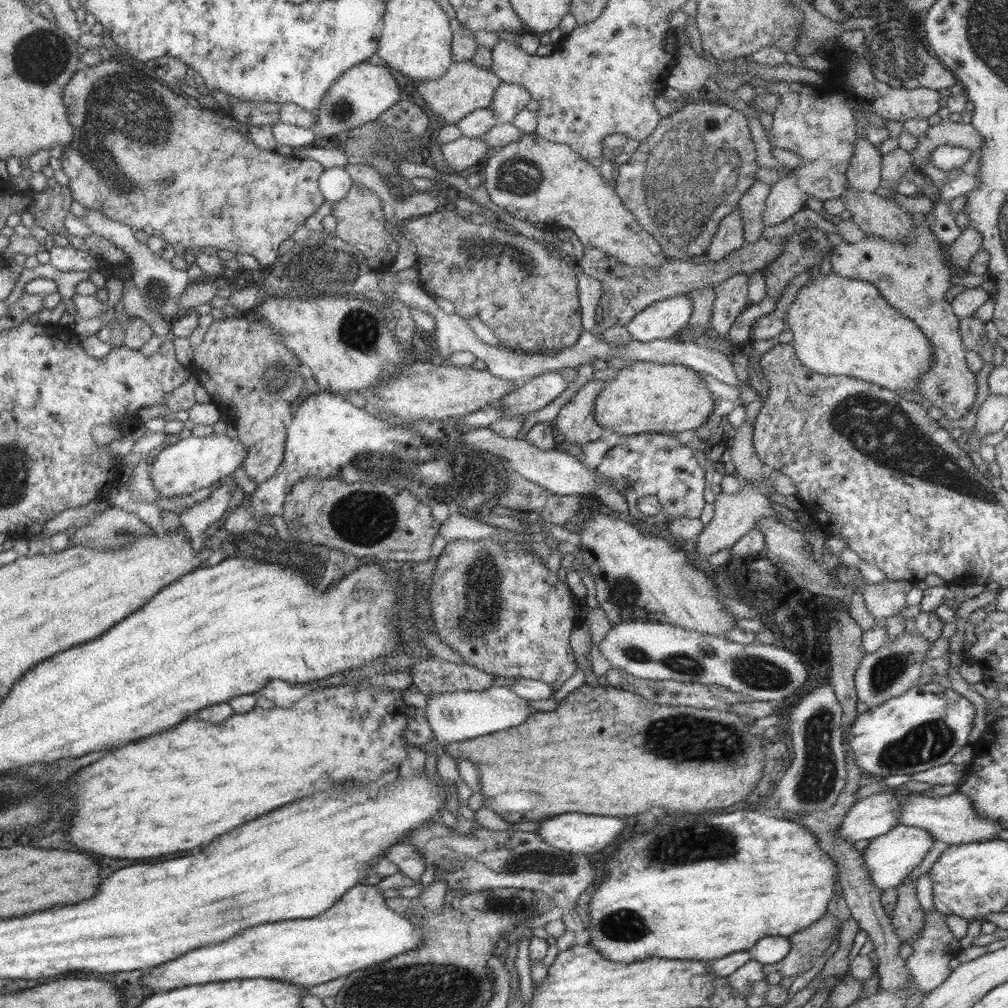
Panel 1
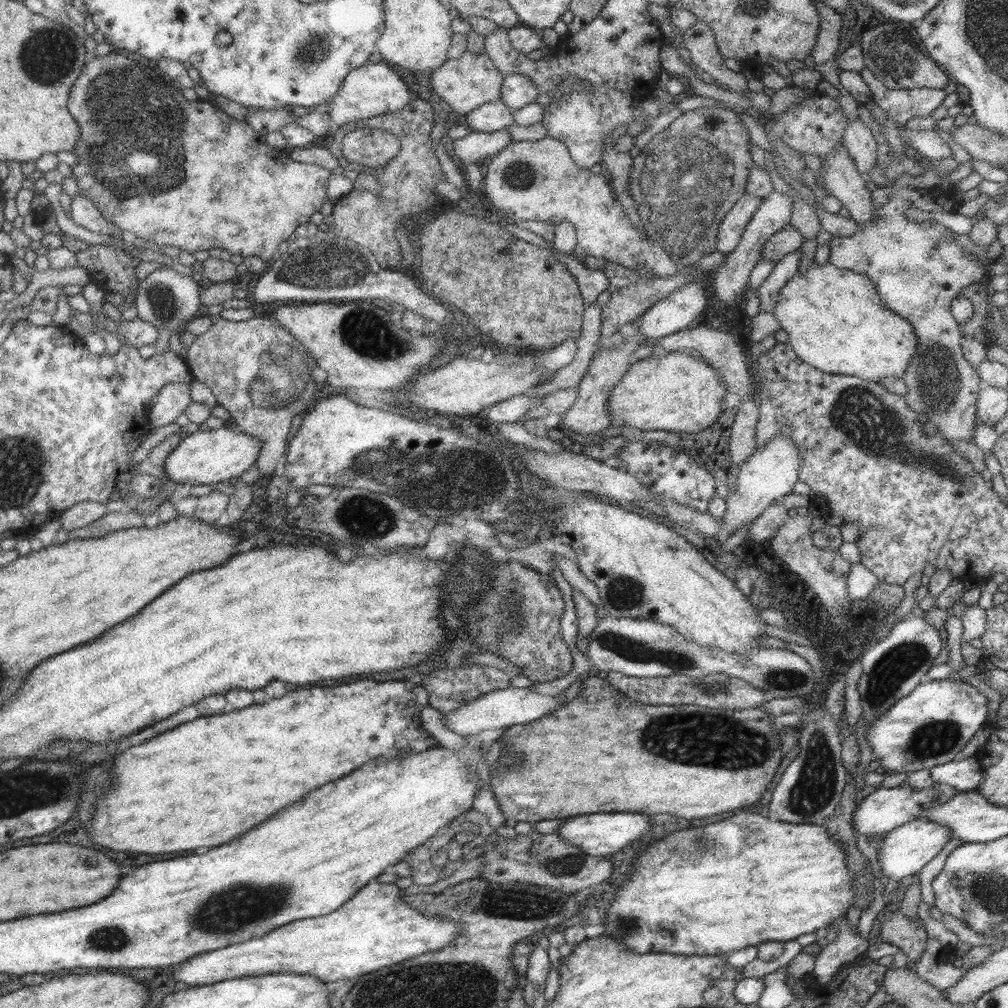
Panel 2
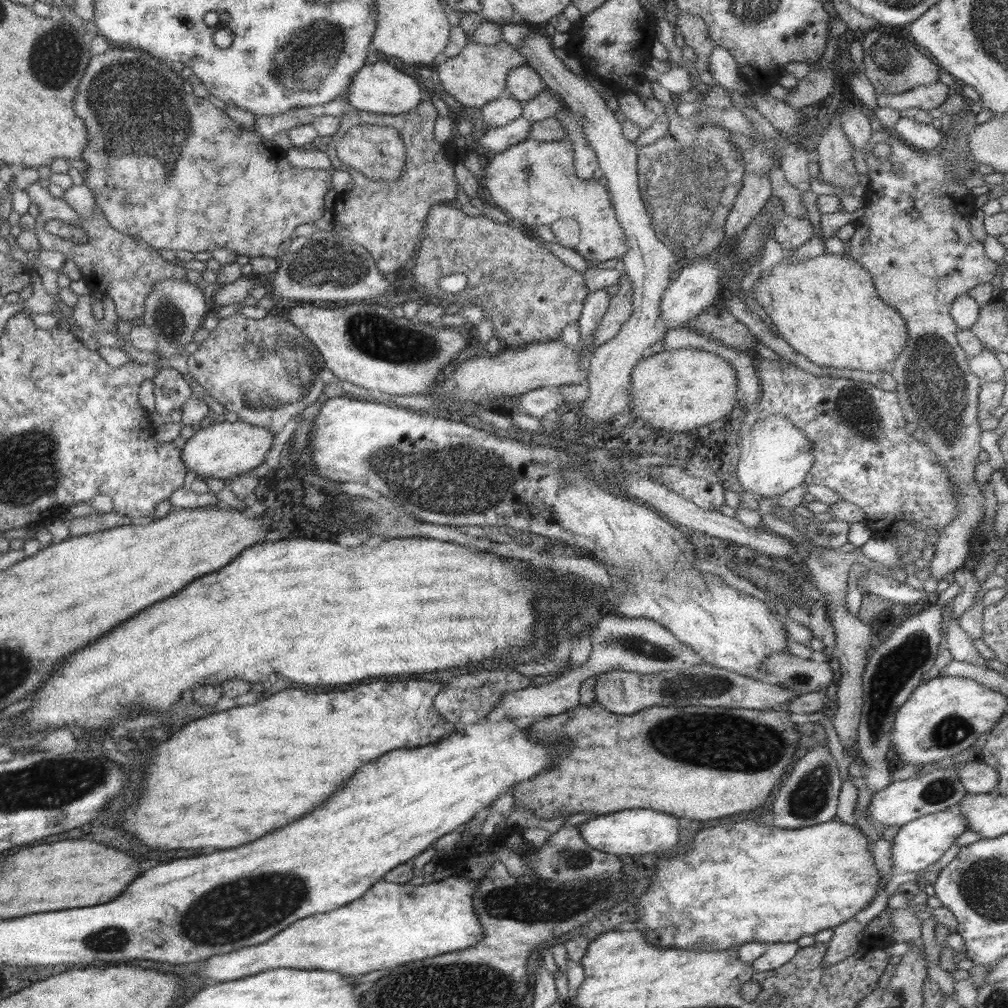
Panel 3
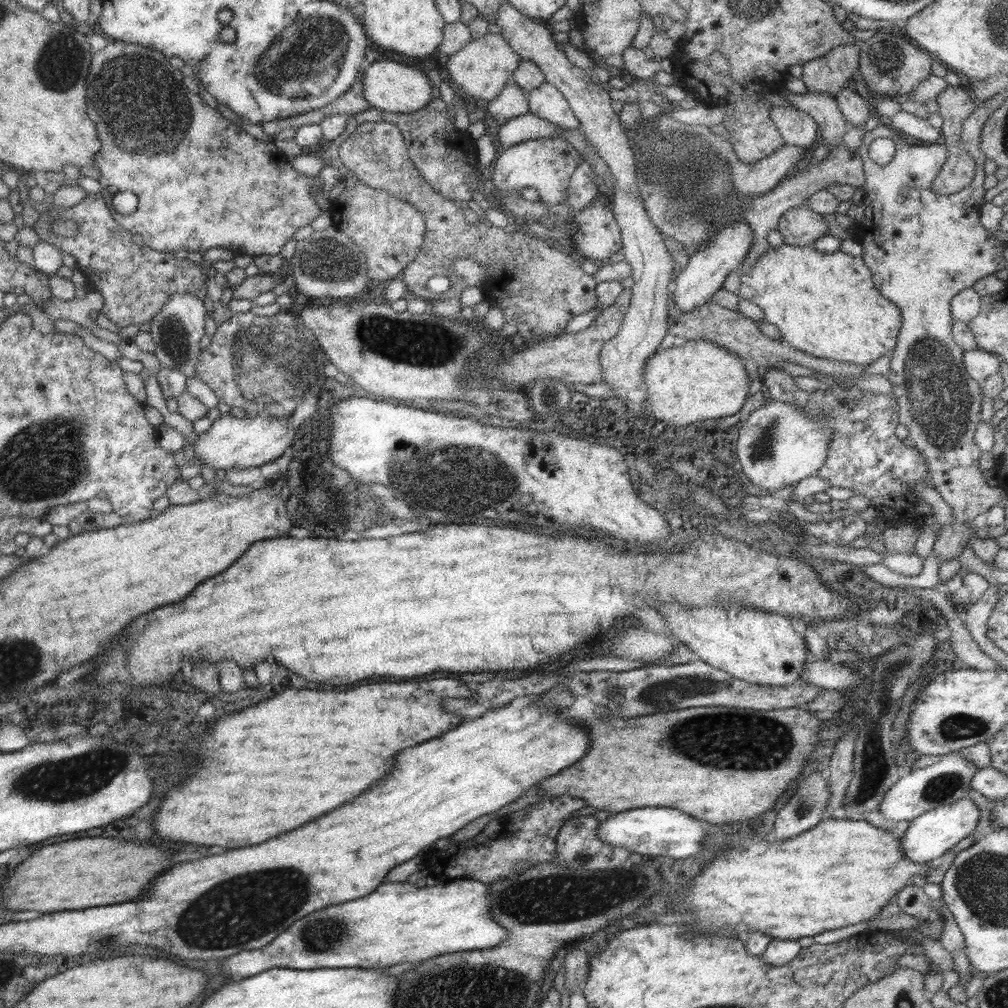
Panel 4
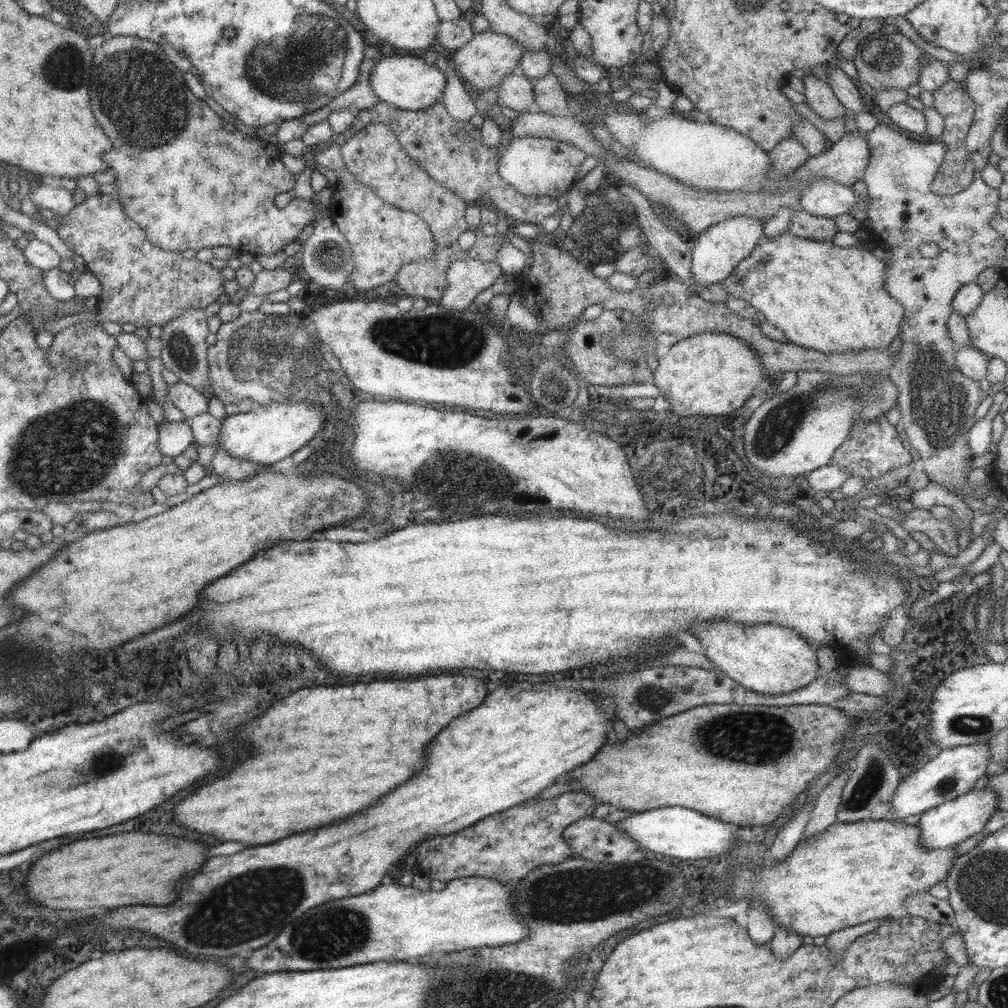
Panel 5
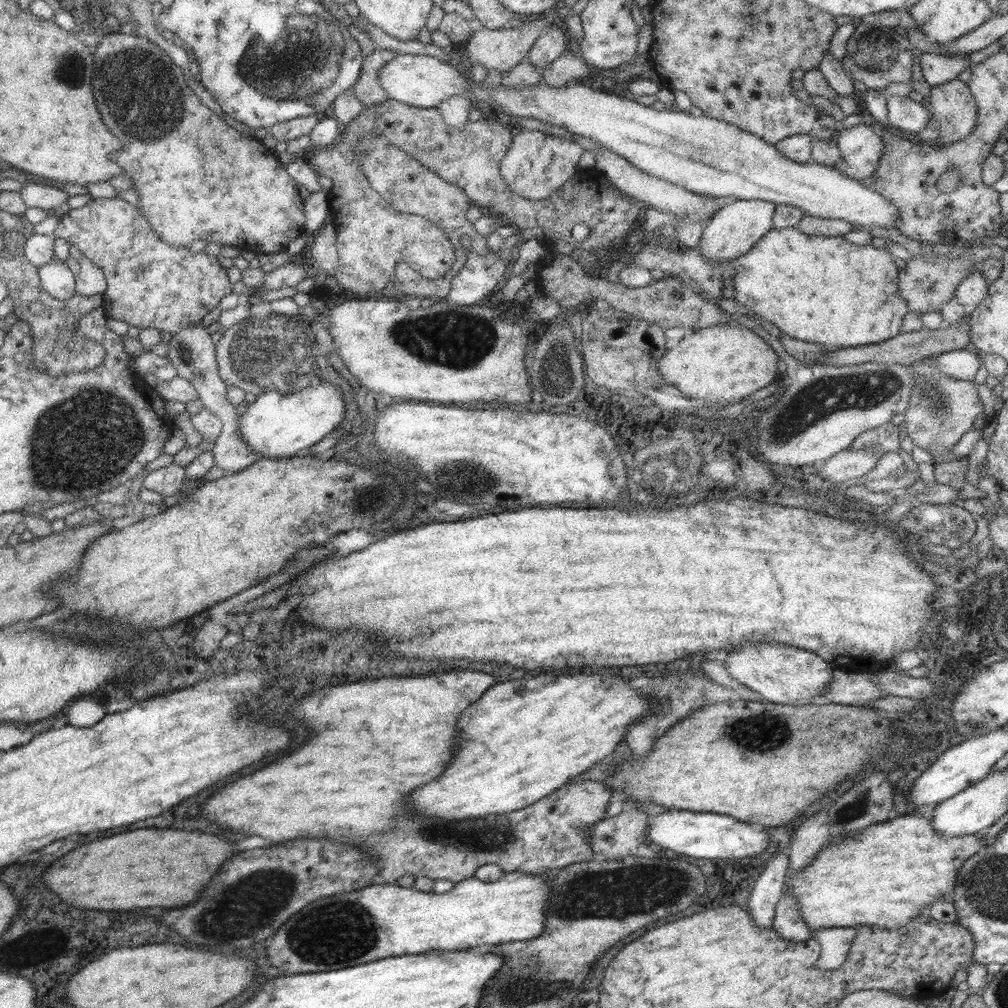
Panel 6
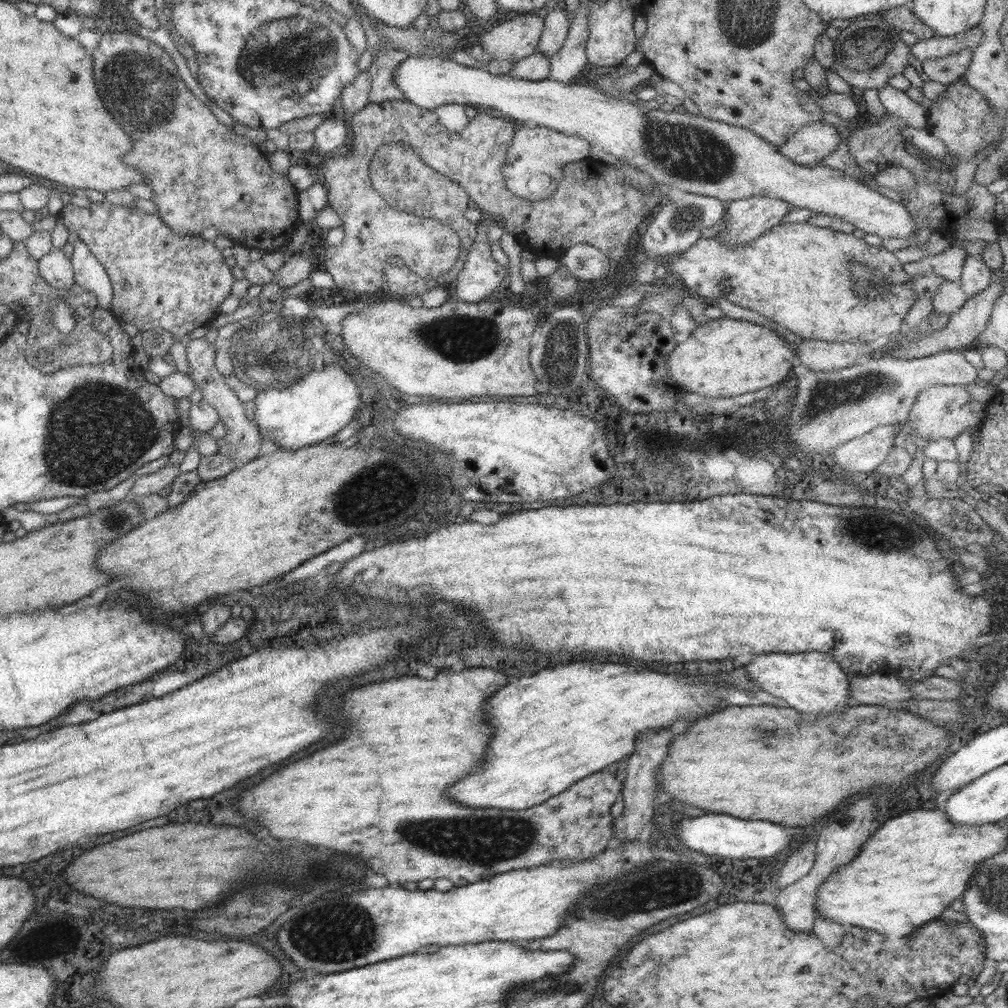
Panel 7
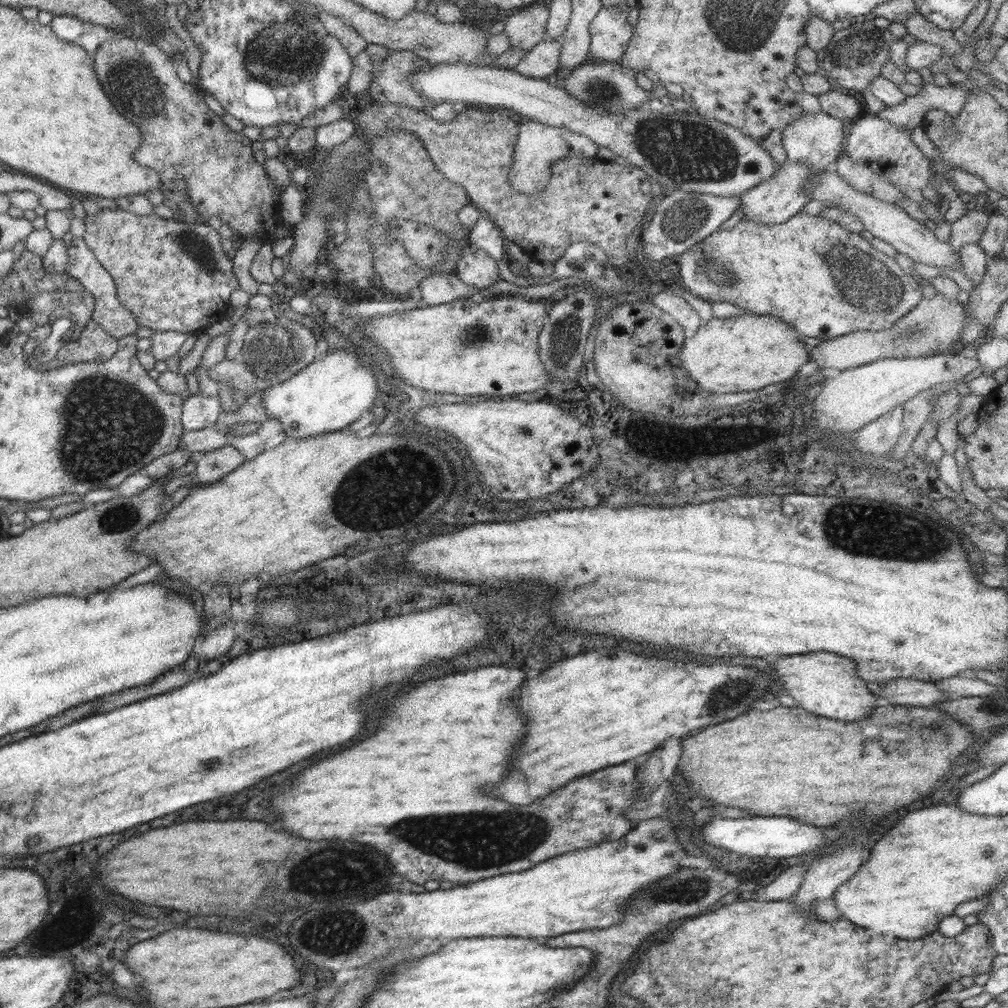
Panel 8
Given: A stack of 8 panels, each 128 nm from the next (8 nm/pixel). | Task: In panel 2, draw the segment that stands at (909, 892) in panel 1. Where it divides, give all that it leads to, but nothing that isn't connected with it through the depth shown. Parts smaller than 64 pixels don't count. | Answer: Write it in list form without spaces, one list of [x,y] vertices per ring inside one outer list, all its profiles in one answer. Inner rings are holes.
[[[899,909],[894,914],[882,918],[879,936],[906,954],[907,966],[912,970],[914,962],[924,954],[928,940],[924,924],[908,918]]]

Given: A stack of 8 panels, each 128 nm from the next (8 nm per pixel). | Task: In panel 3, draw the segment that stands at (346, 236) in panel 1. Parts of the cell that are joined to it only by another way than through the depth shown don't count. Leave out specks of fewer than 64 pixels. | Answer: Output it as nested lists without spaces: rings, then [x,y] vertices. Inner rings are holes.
[[[426,98],[410,112],[402,114],[376,114],[350,108],[340,117],[338,132],[332,135],[326,154],[336,169],[349,172],[353,185],[349,192],[340,193],[335,199],[331,229],[364,246],[373,256],[380,273],[396,272],[411,261],[432,205],[456,198],[459,184],[454,175],[454,166],[458,155],[453,148],[453,140],[451,144],[440,145],[434,139],[438,110]],[[362,123],[394,127],[404,139],[408,152],[404,160],[404,174],[396,180],[390,180],[386,186],[381,181],[366,178],[362,172],[338,158],[337,144],[350,128]]]

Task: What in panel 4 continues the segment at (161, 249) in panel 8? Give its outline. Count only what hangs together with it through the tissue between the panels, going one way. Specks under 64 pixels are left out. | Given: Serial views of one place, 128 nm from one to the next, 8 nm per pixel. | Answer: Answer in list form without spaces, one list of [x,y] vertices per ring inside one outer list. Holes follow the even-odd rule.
[[[90,193],[80,204],[64,210],[58,210],[46,199],[40,211],[41,216],[33,226],[40,240],[54,245],[76,259],[76,267],[103,297],[101,314],[114,324],[125,327],[152,322],[154,316],[177,293],[192,294],[205,300],[206,281],[209,278],[203,270],[203,263],[191,262],[187,258],[178,260],[173,254],[154,250],[145,243],[134,243],[132,233],[118,225],[108,209],[106,199],[100,193]],[[58,218],[72,220],[78,226],[78,233],[67,237],[52,232],[50,224]]]

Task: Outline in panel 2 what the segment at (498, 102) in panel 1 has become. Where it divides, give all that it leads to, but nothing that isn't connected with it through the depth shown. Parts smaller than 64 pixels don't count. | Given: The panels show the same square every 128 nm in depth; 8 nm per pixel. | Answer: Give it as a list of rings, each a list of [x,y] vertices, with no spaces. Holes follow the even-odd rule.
[[[514,73],[504,77],[500,100],[513,111],[533,103],[538,95],[536,85],[526,75]]]

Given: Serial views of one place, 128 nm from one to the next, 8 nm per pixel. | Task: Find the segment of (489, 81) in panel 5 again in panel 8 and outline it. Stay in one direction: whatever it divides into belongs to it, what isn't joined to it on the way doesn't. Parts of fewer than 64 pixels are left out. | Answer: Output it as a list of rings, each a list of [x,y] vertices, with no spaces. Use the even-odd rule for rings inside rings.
[[[543,2],[523,7],[519,12],[504,20],[504,33],[510,40],[510,48],[530,51],[536,44],[546,41],[549,9]]]

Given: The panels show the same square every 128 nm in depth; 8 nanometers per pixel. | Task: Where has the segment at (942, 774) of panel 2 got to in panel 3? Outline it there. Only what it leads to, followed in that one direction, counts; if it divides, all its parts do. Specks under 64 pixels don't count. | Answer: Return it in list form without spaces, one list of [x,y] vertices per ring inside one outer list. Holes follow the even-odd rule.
[[[956,763],[952,766],[968,793],[996,795],[1000,781],[998,770],[985,763]]]

